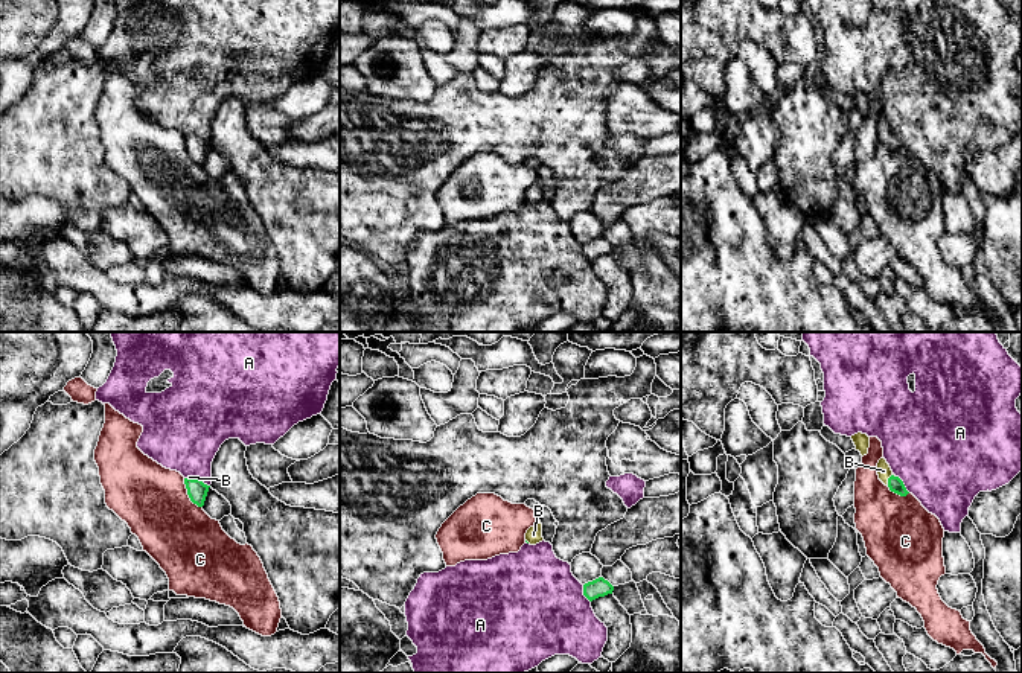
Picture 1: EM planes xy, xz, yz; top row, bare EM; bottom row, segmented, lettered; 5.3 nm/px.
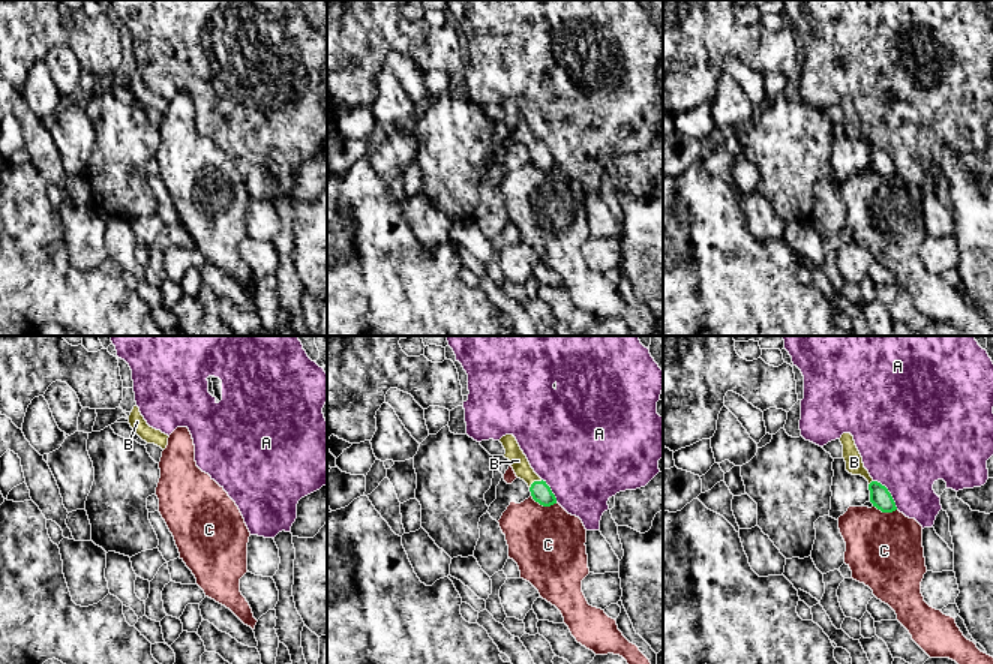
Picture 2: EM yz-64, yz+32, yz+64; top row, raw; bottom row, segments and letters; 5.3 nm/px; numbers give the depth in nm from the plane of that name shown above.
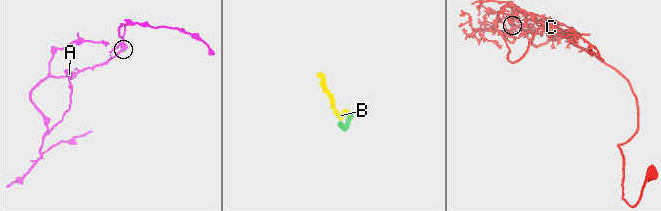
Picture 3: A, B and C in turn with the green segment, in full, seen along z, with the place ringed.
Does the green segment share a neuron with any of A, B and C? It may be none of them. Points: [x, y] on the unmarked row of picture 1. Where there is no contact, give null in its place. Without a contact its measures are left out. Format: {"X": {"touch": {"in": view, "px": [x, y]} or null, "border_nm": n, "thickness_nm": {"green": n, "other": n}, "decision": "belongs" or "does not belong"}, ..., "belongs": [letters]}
{"A": {"touch": {"in": "yz", "px": [903, 143]}, "border_nm": 120, "thickness_nm": {"green": 80, "other": 500}, "decision": "does not belong"}, "B": {"touch": {"in": "yz", "px": [888, 139]}, "border_nm": 70, "thickness_nm": {"green": 80, "other": 80}, "decision": "belongs"}, "C": {"touch": {"in": "xy", "px": [188, 153]}, "border_nm": 190, "thickness_nm": {"green": 110, "other": 380}, "decision": "does not belong"}, "belongs": ["B"]}

